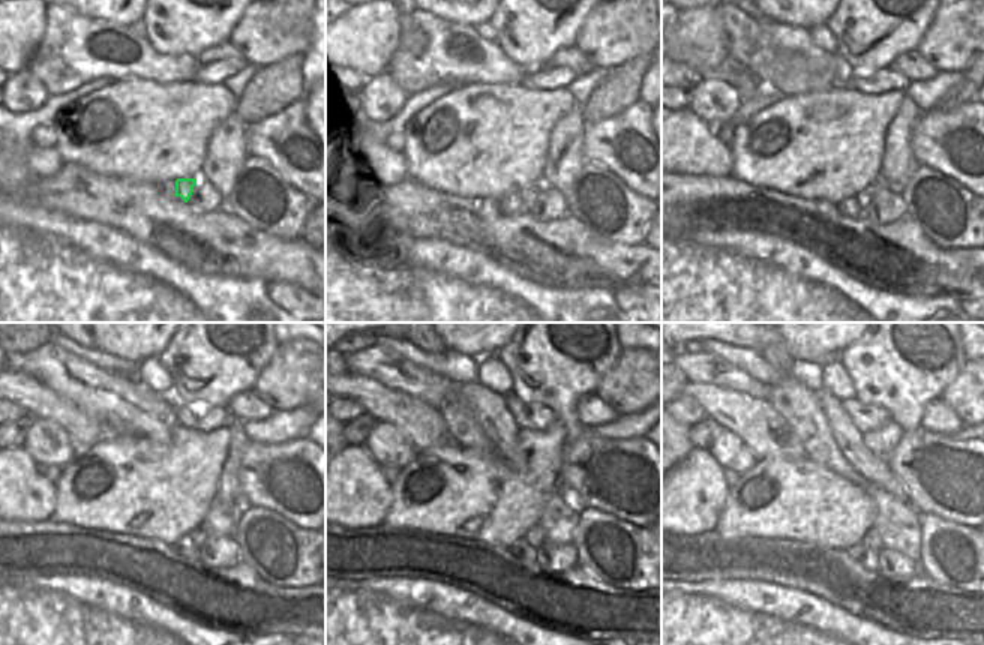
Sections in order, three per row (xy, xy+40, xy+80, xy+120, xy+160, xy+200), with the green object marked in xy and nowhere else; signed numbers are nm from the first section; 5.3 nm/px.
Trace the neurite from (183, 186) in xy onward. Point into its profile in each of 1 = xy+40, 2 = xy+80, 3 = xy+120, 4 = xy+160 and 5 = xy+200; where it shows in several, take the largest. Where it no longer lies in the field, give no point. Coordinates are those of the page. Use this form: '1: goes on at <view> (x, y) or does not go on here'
1: goes on at xy+40 (528, 192)
2: goes on at xy+80 (864, 197)
3: goes on at xy+120 (198, 534)
4: goes on at xy+160 (536, 537)
5: goes on at xy+200 (872, 539)

